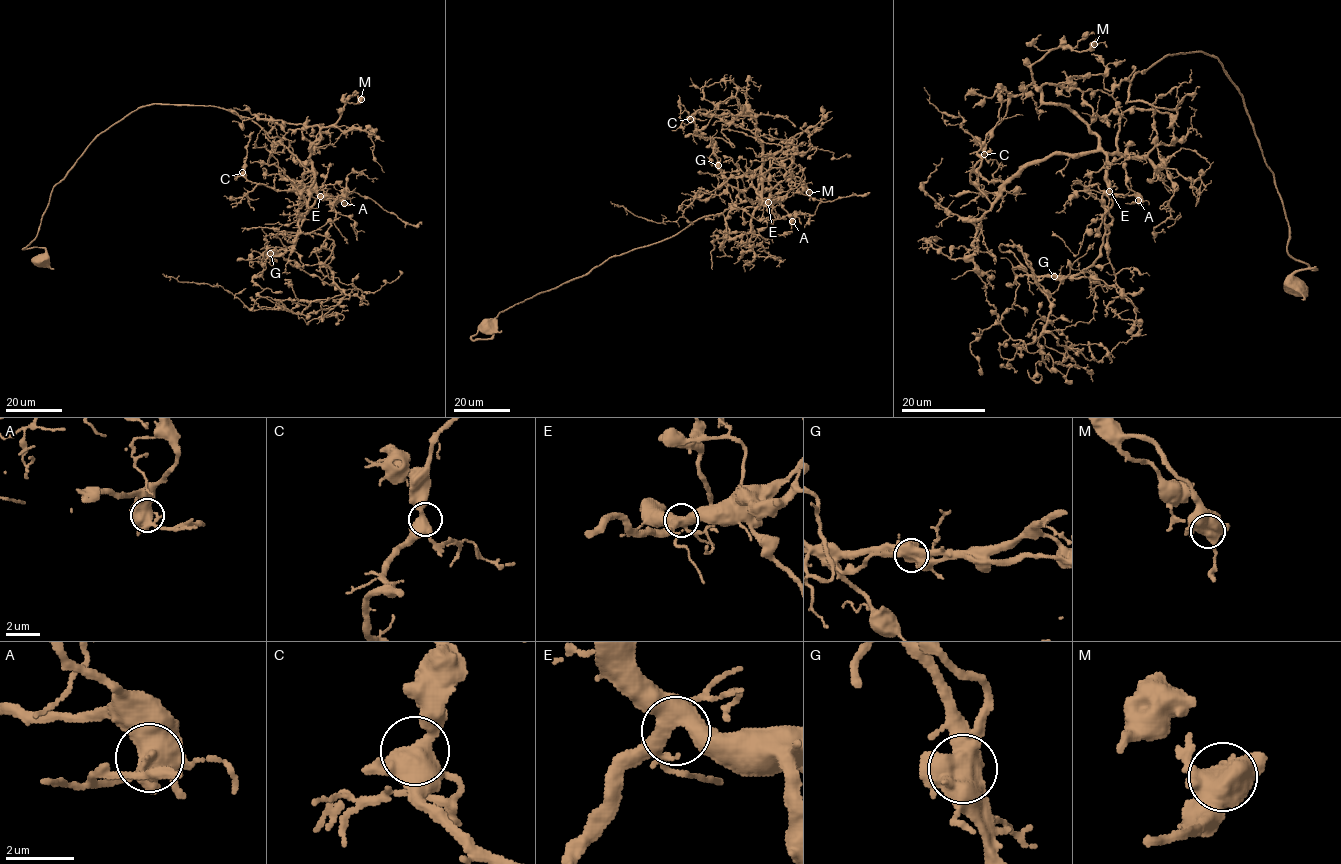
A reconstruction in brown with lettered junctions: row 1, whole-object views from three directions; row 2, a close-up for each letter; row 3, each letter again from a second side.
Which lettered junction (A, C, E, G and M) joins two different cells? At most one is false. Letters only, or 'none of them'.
G

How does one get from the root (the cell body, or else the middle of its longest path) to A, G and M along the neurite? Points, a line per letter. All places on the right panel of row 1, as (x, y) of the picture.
A: (1299, 283), (1316, 268), (1215, 57), (1132, 77), (1127, 103), (1177, 112), (1120, 117), (1108, 192), (1138, 200)
G: (1299, 283), (1316, 268), (1200, 51), (1132, 77), (1127, 103), (1177, 114), (1121, 115), (1101, 255), (1054, 277)
M: (1299, 283), (1316, 268), (1219, 61), (1132, 77), (1127, 103), (1176, 115), (1033, 84), (1094, 44)

